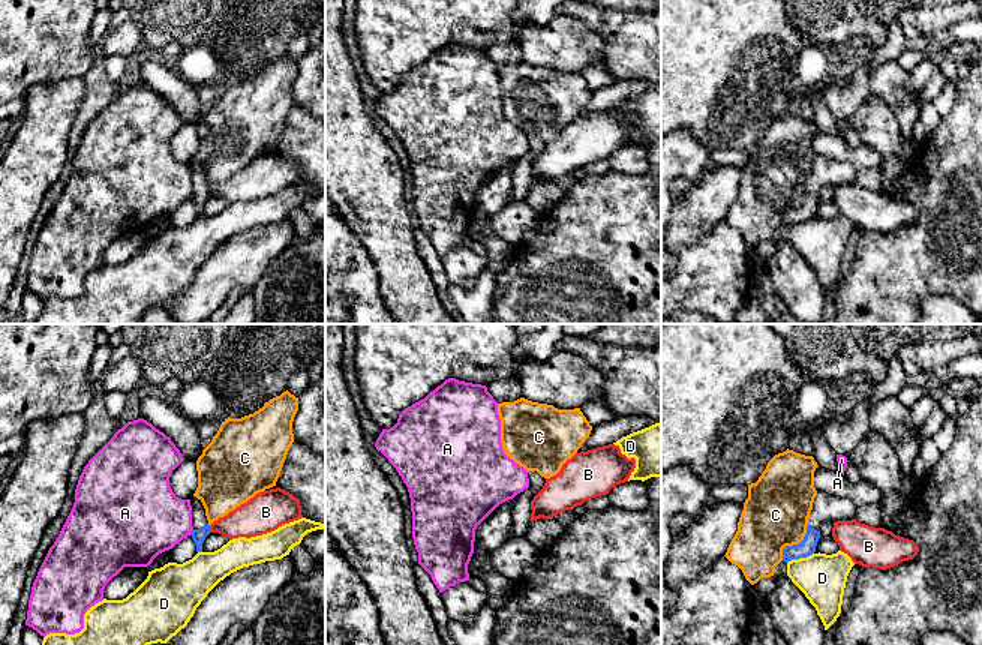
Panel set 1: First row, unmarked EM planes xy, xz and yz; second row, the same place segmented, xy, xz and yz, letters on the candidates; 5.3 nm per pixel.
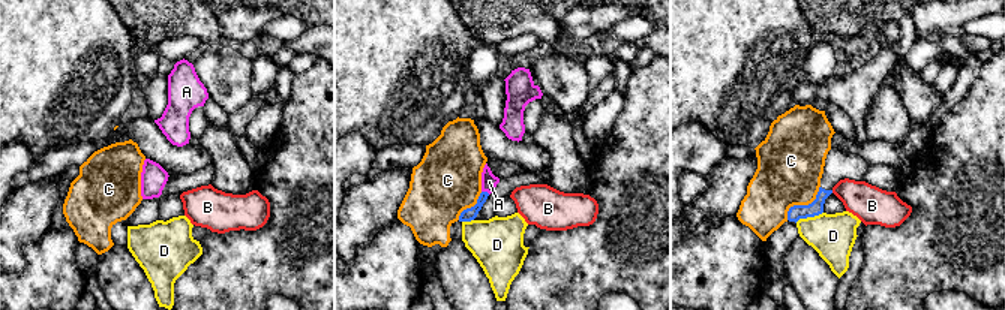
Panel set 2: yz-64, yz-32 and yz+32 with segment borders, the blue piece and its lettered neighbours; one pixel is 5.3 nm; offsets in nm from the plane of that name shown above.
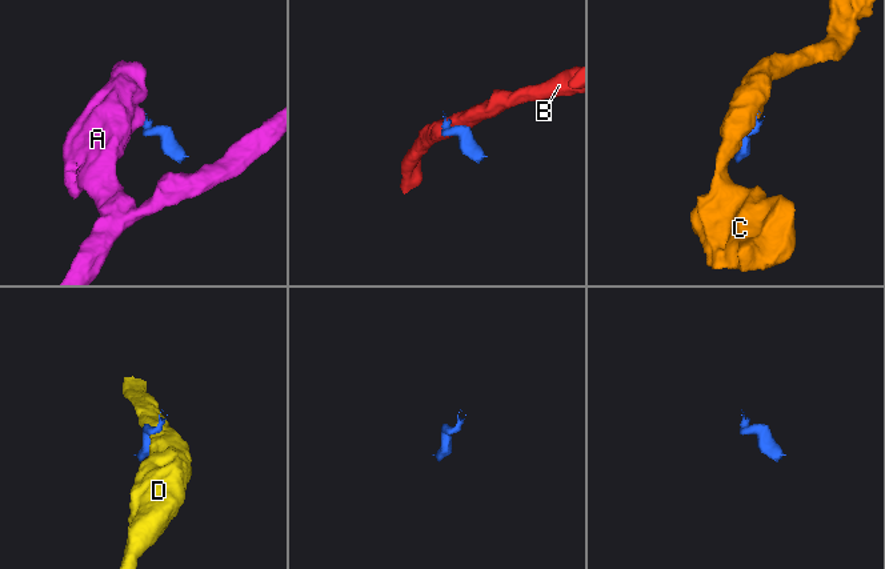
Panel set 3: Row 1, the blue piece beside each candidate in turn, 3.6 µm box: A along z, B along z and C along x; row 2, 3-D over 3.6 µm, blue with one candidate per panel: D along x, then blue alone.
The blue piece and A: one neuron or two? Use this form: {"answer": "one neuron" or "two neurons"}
{"answer": "two neurons"}

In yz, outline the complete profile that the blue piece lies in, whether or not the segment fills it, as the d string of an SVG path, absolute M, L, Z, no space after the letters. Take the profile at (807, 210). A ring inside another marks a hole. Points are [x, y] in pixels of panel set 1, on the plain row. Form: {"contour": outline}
{"contour": "M817 156L813 174L808 182L807 198L799 208L783 213L783 225L807 222L816 216L820 194L826 186L849 184L856 178L858 171L847 162Z"}

